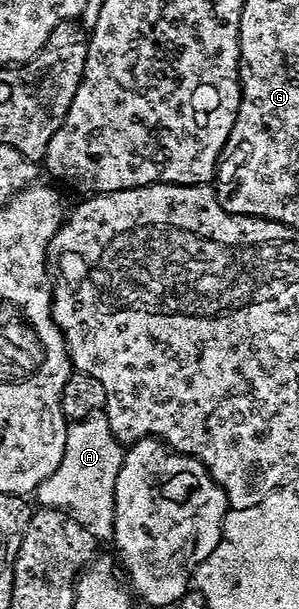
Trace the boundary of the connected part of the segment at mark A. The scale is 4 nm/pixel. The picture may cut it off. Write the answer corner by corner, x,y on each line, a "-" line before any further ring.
104,413
93,414
78,422
68,423
67,444
59,468
39,484
35,491
36,505
46,510
63,510
80,526
92,530
98,539
112,539
115,480
125,459
123,444
111,432

